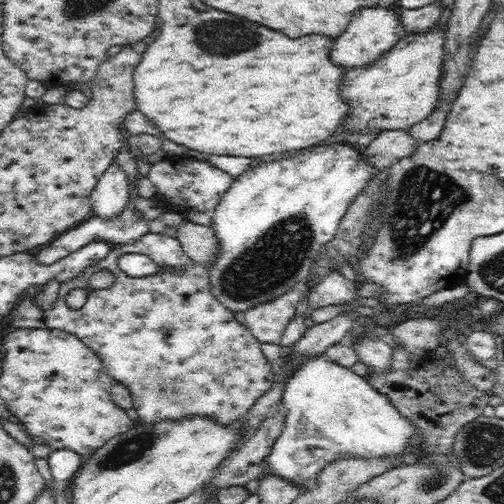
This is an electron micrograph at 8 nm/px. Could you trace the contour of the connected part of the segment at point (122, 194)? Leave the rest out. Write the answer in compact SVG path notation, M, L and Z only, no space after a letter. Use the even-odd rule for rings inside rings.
M115 161L112 162L92 191L92 214L102 218L120 216L129 204L128 181L120 166Z

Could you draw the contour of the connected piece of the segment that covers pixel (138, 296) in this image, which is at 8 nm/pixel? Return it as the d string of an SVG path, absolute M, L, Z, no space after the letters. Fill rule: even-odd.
M148 231L134 244L113 247L104 259L88 266L69 281L61 282L56 301L50 309L43 310L30 297L23 297L13 310L13 315L16 328L64 330L82 340L98 355L102 367L116 383L124 384L132 393L133 408L139 414L138 420L155 423L198 415L214 419L222 425L229 425L246 415L258 398L268 392L274 383L273 364L264 357L260 349L261 342L245 324L234 319L232 311L226 309L212 295L208 268L188 257L177 238L162 232ZM132 253L144 254L160 267L179 266L185 273L174 275L159 271L140 278L128 276L118 266L118 259L124 254ZM99 270L110 270L114 273L116 282L110 288L90 290L87 301L81 308L68 307L66 294L74 288L88 288L90 276Z

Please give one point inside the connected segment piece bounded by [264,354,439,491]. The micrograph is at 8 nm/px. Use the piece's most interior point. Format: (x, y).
(332, 412)

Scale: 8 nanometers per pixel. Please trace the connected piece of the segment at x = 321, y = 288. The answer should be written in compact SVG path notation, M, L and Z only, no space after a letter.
M330 271L309 291L307 301L311 309L352 302L359 298L357 287L358 284L346 279L340 271Z

